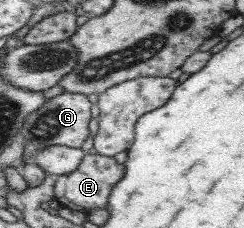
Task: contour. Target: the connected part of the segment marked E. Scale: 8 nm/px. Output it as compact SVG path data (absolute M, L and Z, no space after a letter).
M86 154L83 156L79 167L71 173L58 175L53 190L53 203L57 207L70 208L88 212L94 208L107 208L110 193L114 186L124 178L126 168L119 164L114 157L105 157L96 154Z

